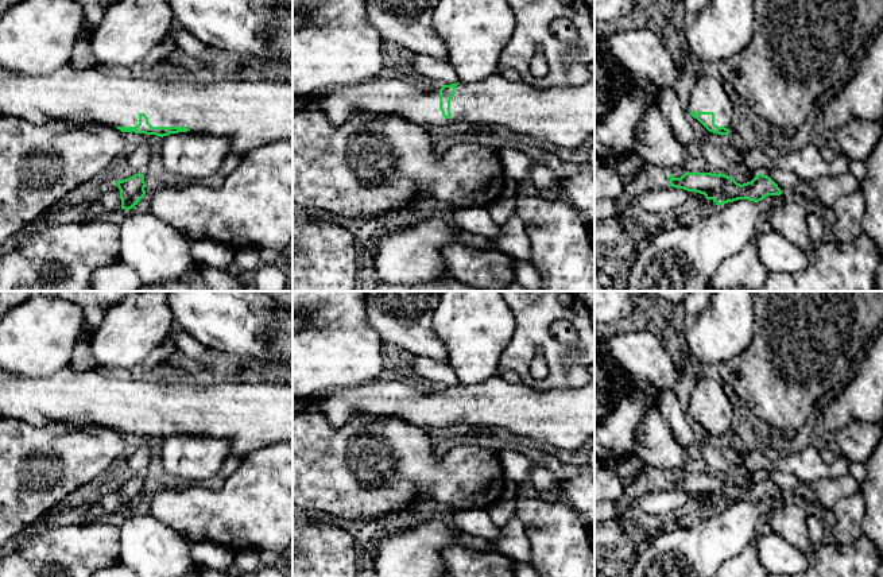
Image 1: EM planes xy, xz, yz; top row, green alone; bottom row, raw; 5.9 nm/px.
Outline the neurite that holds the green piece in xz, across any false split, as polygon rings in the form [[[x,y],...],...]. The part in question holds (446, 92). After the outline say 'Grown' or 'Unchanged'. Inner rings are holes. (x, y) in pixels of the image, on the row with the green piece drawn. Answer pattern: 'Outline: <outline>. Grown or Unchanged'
Outline: [[[497,73],[479,82],[457,82],[425,92],[421,85],[404,77],[336,85],[321,93],[293,98],[293,107],[311,102],[336,125],[359,112],[399,116],[425,128],[461,121],[497,124],[568,150],[580,147],[595,133],[595,81],[578,86],[538,88],[522,80],[508,81]]]. Grown

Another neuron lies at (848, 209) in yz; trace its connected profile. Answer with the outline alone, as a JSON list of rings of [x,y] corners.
[[[860,189],[837,198],[833,204],[836,222],[828,226],[828,235],[837,243],[849,243],[863,233],[864,197]]]

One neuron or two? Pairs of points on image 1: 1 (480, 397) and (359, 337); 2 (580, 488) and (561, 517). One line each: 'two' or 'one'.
1: two
2: two

